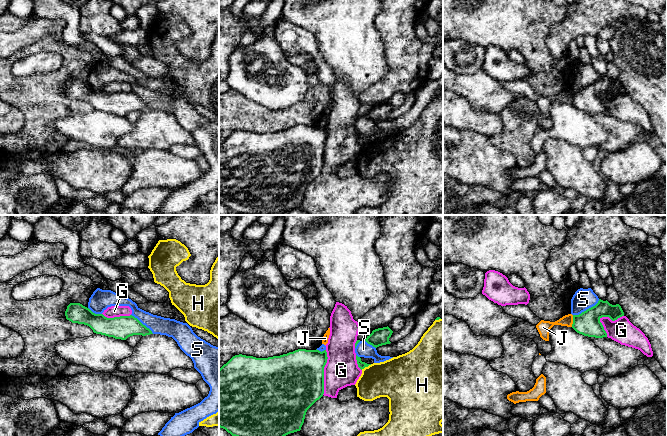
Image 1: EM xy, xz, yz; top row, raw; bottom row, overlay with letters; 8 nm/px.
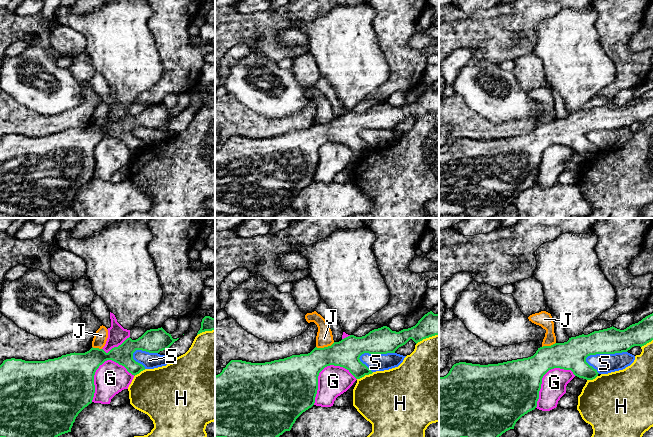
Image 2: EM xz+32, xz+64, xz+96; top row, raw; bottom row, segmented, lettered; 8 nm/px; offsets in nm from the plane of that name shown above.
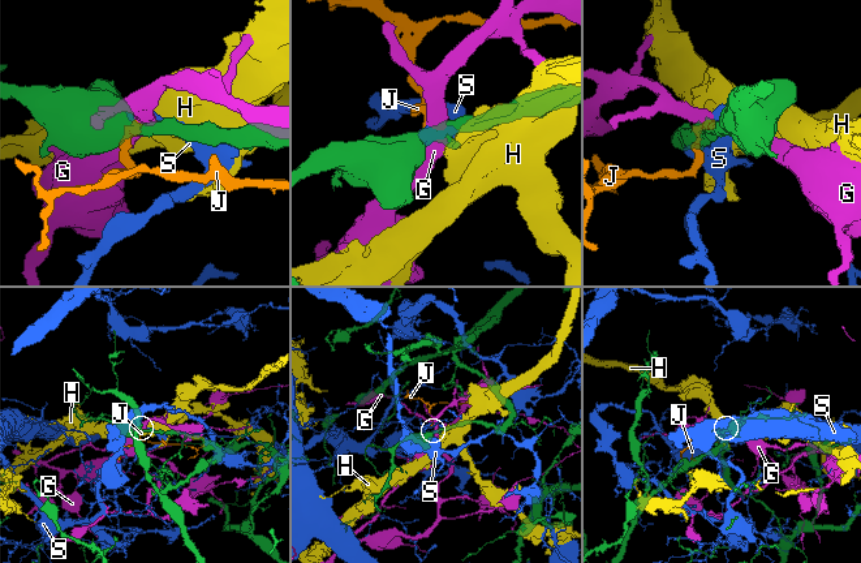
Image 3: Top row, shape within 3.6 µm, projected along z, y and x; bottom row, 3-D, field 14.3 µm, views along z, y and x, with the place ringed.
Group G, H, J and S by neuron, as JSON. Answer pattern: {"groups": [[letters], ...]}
{"groups": [["G"], ["H"], ["J"], ["S"]]}

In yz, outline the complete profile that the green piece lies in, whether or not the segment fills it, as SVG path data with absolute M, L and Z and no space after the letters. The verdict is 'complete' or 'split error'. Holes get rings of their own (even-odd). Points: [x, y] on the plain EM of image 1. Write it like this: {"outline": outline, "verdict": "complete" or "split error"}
{"outline": "M599 75L595 82L579 91L573 91L572 104L584 112L603 114L607 113L607 109L600 95L609 93L612 97L615 97L622 92L624 92L624 88L619 80L612 81L607 76Z", "verdict": "complete"}

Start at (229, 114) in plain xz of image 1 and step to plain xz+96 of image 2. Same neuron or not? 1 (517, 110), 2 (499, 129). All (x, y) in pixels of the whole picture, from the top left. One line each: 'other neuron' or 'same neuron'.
1: other neuron
2: same neuron

